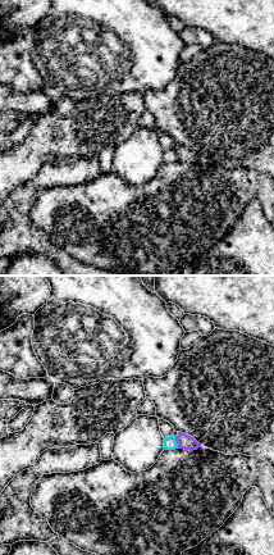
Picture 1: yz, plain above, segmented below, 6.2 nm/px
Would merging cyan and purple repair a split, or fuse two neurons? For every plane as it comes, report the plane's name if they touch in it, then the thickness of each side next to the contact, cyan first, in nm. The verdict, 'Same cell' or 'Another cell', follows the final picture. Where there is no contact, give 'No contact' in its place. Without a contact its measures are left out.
Touches cyan in yz. Thickness 80 nm (cyan) against 90 nm

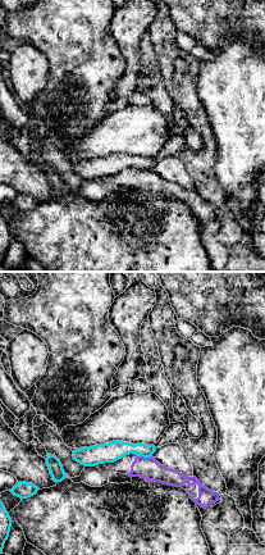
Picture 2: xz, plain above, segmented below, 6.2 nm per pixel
Touches cyan in xz. Thickness 130 nm (cyan) against 140 nm

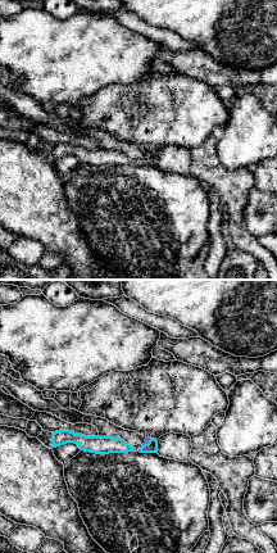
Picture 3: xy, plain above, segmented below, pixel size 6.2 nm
Touches cyan in xy. Thickness 80 nm (cyan) against 20 nm

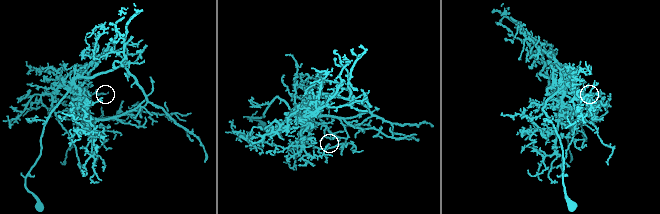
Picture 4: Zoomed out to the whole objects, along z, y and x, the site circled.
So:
Another cell

